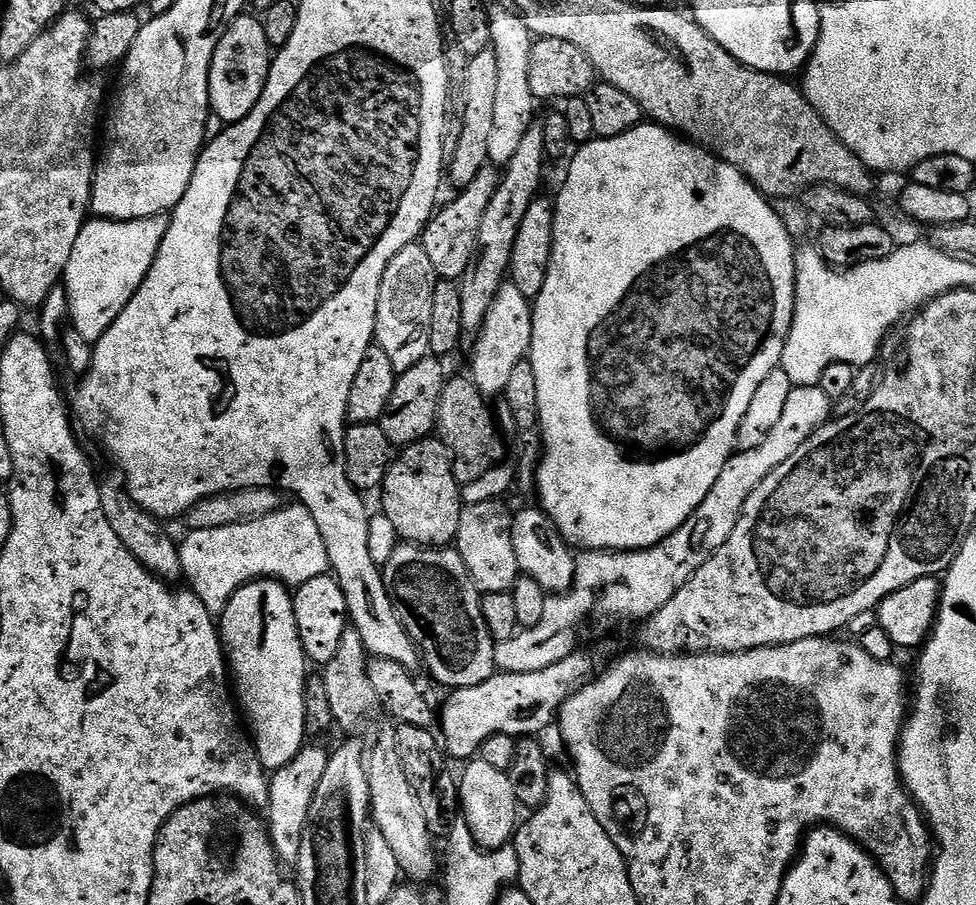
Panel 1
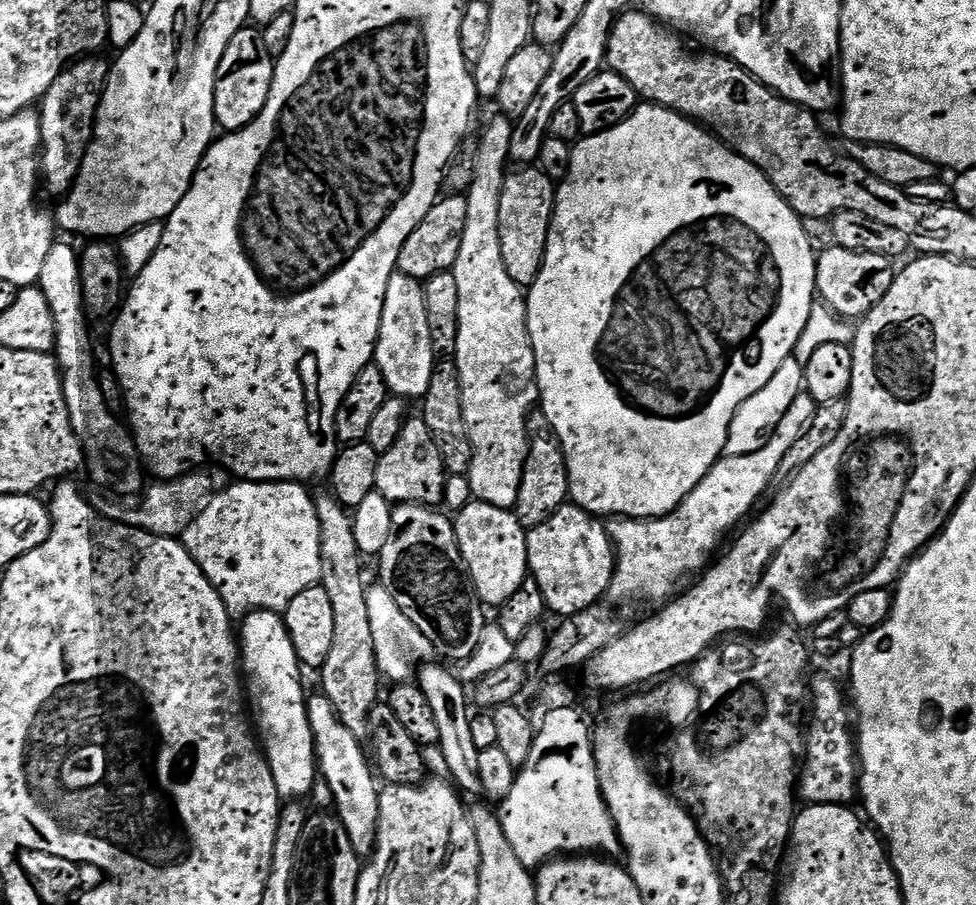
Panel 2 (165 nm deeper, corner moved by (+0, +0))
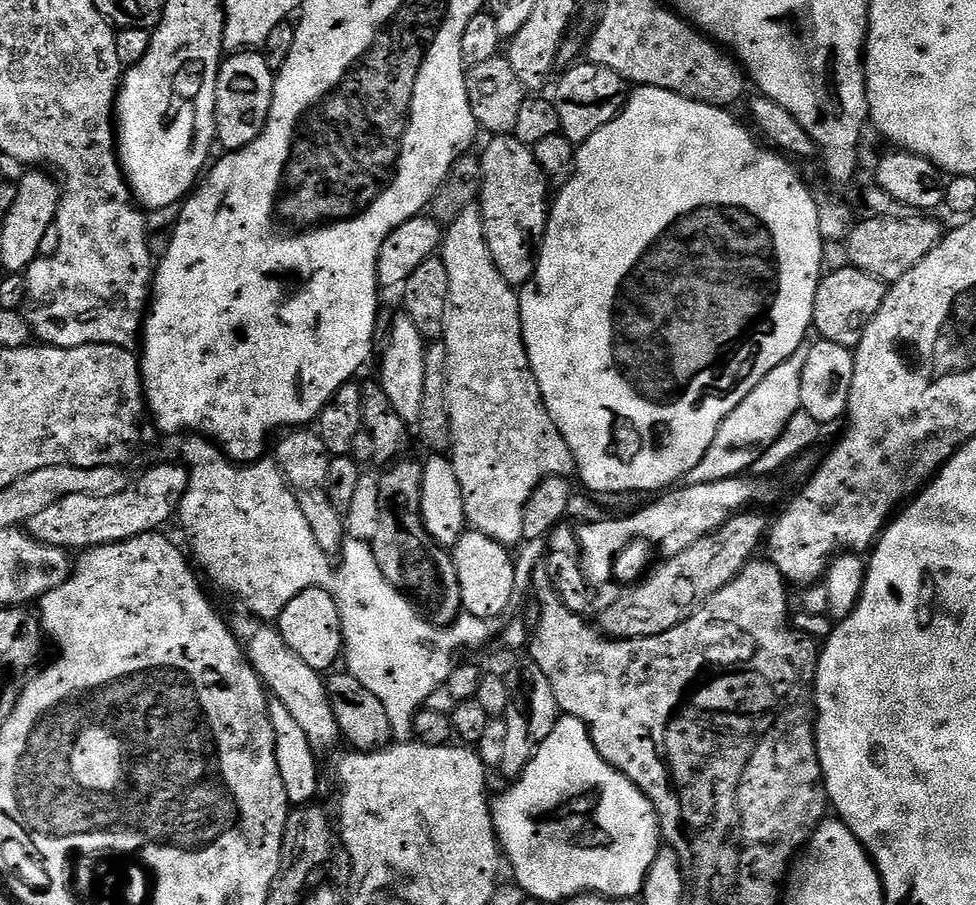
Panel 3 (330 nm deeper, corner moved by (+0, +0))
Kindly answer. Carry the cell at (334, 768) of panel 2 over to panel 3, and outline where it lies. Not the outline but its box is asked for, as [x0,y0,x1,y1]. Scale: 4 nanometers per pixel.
[234,618,342,749]

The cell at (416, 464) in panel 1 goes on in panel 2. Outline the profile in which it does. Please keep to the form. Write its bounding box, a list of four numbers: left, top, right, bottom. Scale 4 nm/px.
[376,418,448,506]

